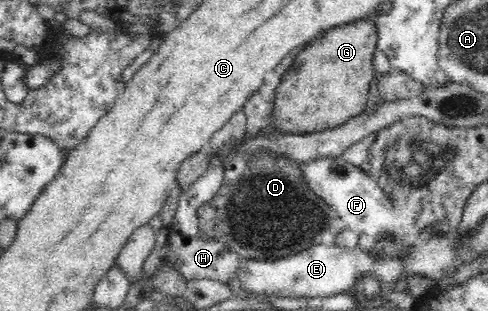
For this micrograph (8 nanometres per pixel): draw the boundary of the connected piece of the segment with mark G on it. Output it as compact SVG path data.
M373 17L326 29L323 35L312 39L288 67L280 83L276 85L272 112L269 113L276 131L286 135L306 135L326 131L346 124L350 119L364 113L370 82L376 76L373 58L377 42L378 33Z

